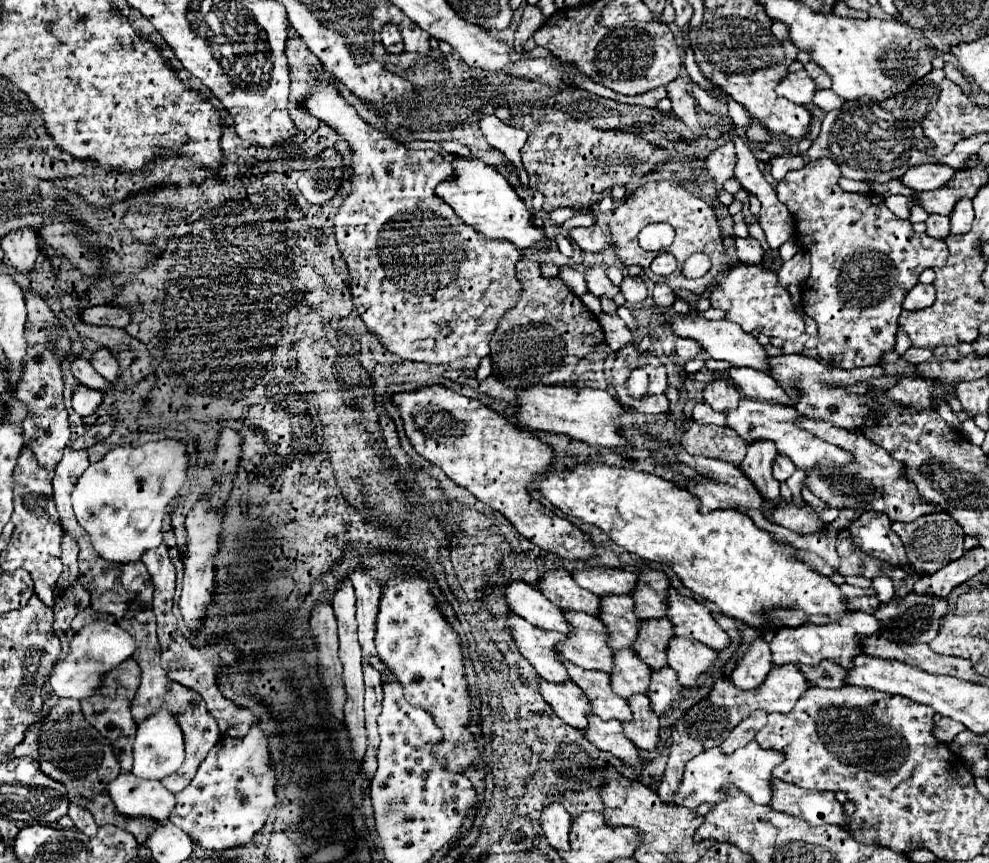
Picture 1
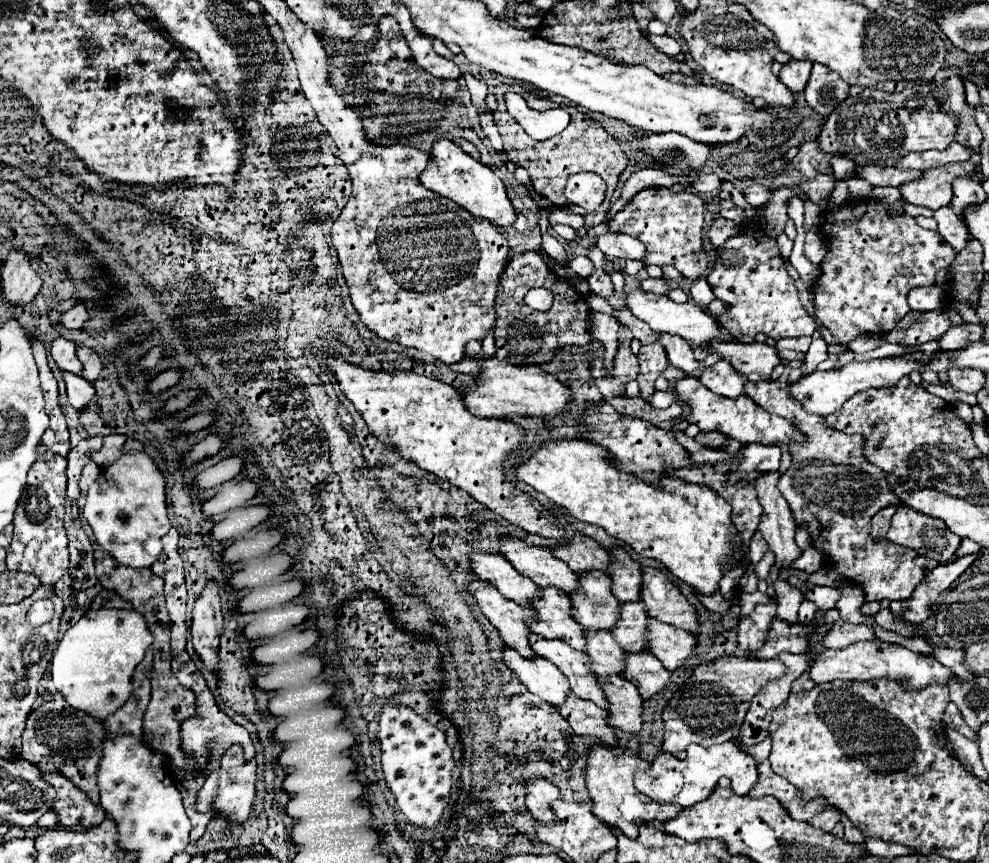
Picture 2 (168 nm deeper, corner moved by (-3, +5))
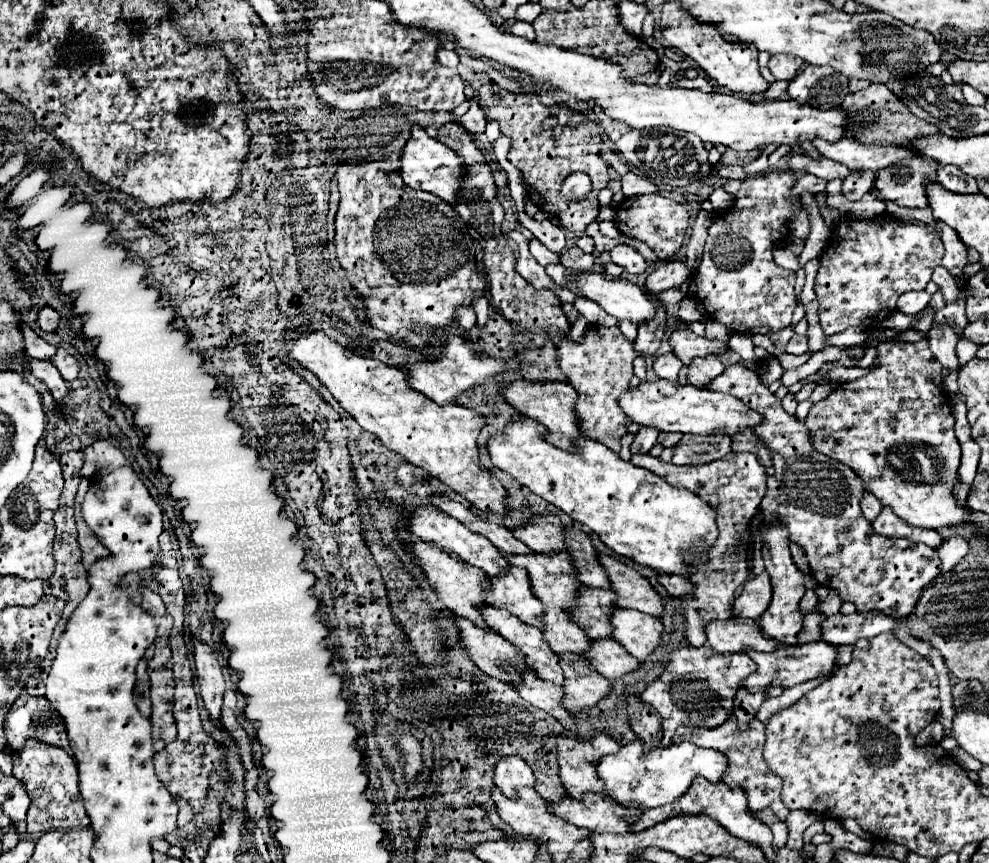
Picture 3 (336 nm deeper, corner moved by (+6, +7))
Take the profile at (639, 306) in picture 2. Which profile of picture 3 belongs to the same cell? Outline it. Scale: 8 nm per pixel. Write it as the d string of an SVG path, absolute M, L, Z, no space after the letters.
M573 272L577 292L597 302L607 314L617 320L631 320L635 324L651 320L655 316L655 302L643 292L643 288L623 280L597 272Z

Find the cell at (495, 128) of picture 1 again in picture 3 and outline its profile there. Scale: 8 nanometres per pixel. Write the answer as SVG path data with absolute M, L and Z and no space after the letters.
M441 48L441 50L437 52L437 58L439 58L439 62L441 62L443 66L449 66L449 68L457 68L457 64L459 64L457 54L455 54L455 52L449 52L449 50L445 50L445 48Z

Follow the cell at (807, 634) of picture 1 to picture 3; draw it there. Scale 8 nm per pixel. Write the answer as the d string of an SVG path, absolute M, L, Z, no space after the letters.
M751 618L715 620L707 624L707 642L715 652L743 652L743 648L753 646L761 652L773 650L773 640L765 638L759 624Z

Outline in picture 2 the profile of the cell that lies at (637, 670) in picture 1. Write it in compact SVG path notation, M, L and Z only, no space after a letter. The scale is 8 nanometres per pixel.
M584 630L588 636L588 650L586 654L592 660L592 672L596 676L616 676L624 672L624 658L626 652L616 646L614 636L606 630Z

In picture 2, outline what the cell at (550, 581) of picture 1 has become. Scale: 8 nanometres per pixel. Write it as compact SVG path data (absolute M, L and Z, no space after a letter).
M506 538L500 546L500 552L518 572L528 576L540 588L556 586L568 594L578 590L578 576L572 574L572 570L568 570L568 566L554 558L546 548Z

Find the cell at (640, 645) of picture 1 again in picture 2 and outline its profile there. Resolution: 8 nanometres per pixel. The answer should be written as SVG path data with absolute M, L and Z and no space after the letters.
M626 602L620 608L620 622L612 628L612 634L616 638L616 642L620 644L620 648L624 648L626 652L644 652L644 630L648 630L648 612L644 610L644 602Z

